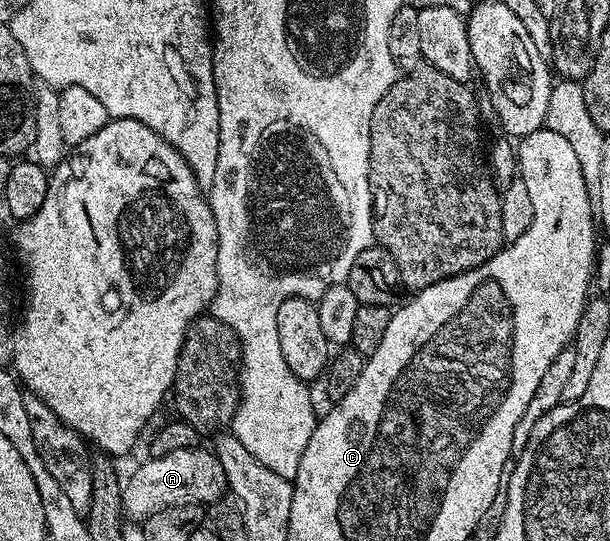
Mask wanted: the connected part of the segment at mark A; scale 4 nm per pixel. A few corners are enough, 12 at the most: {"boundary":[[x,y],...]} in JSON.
{"boundary":[[211,449],[149,457],[122,486],[133,523],[225,497]]}

